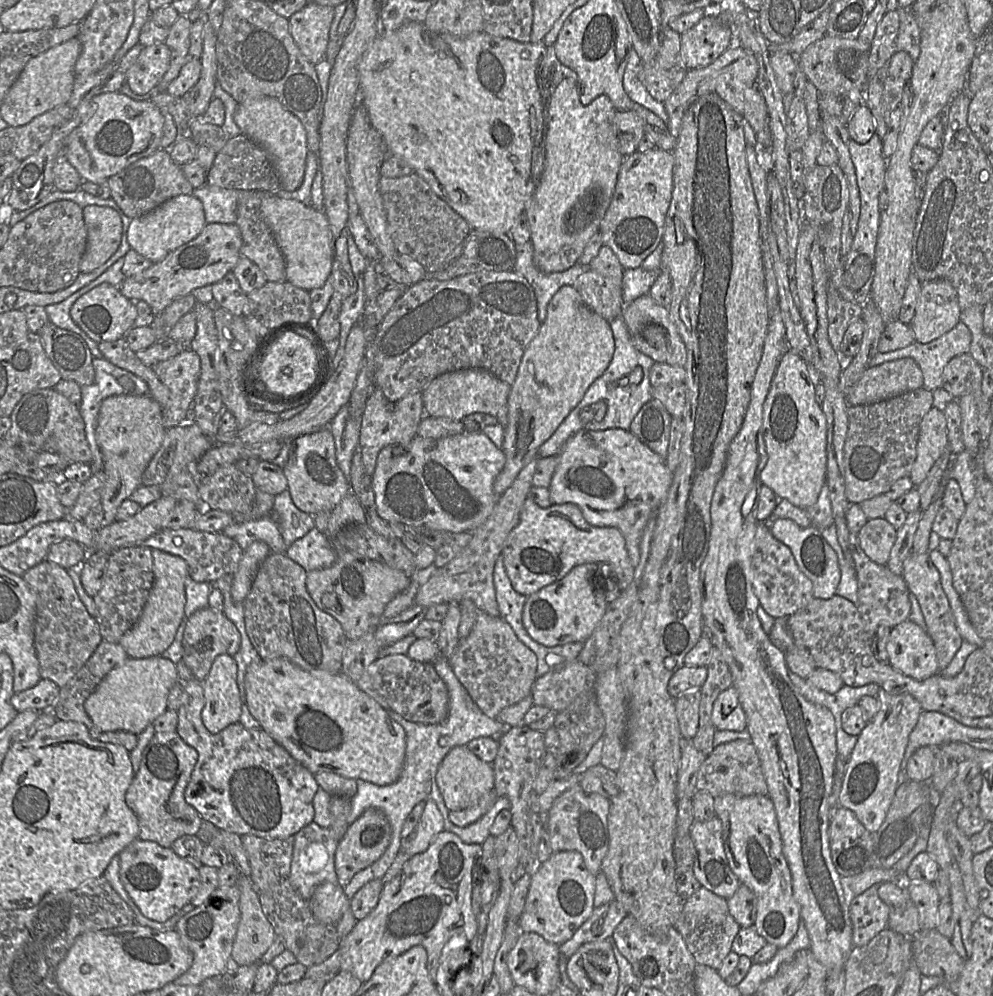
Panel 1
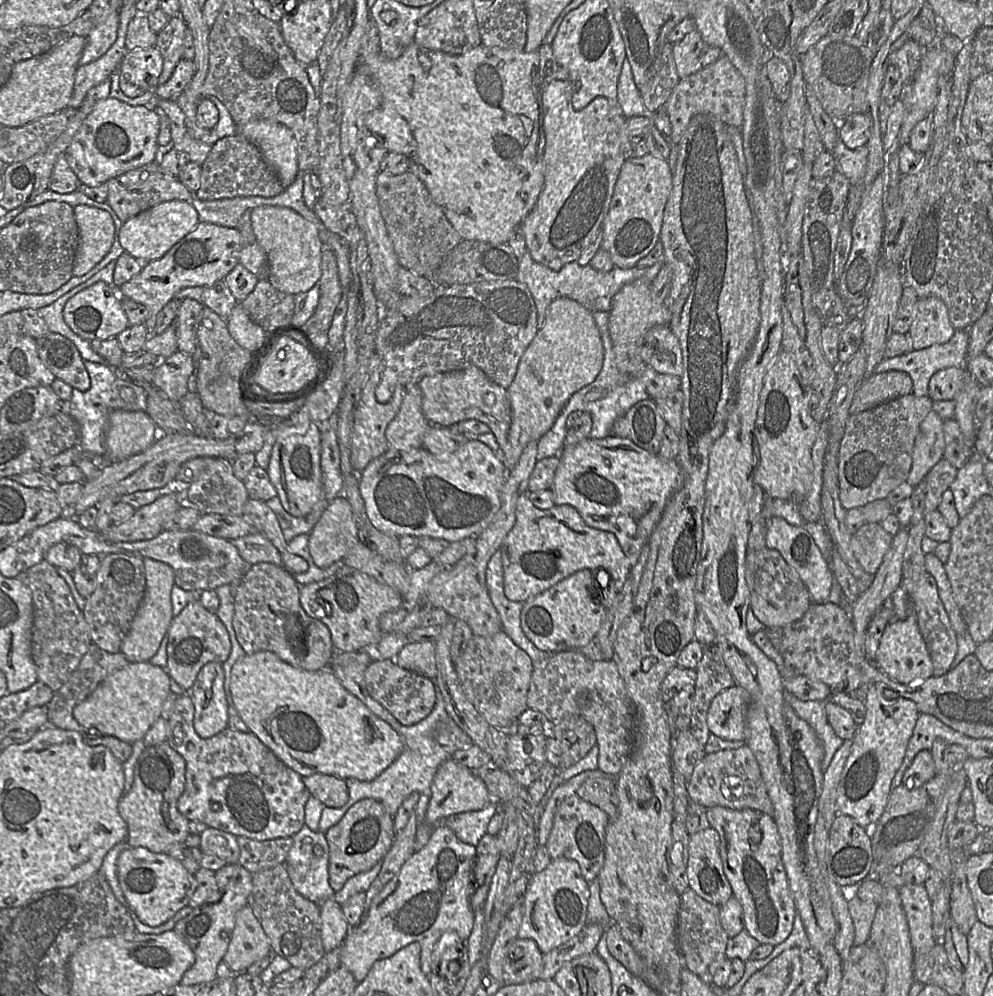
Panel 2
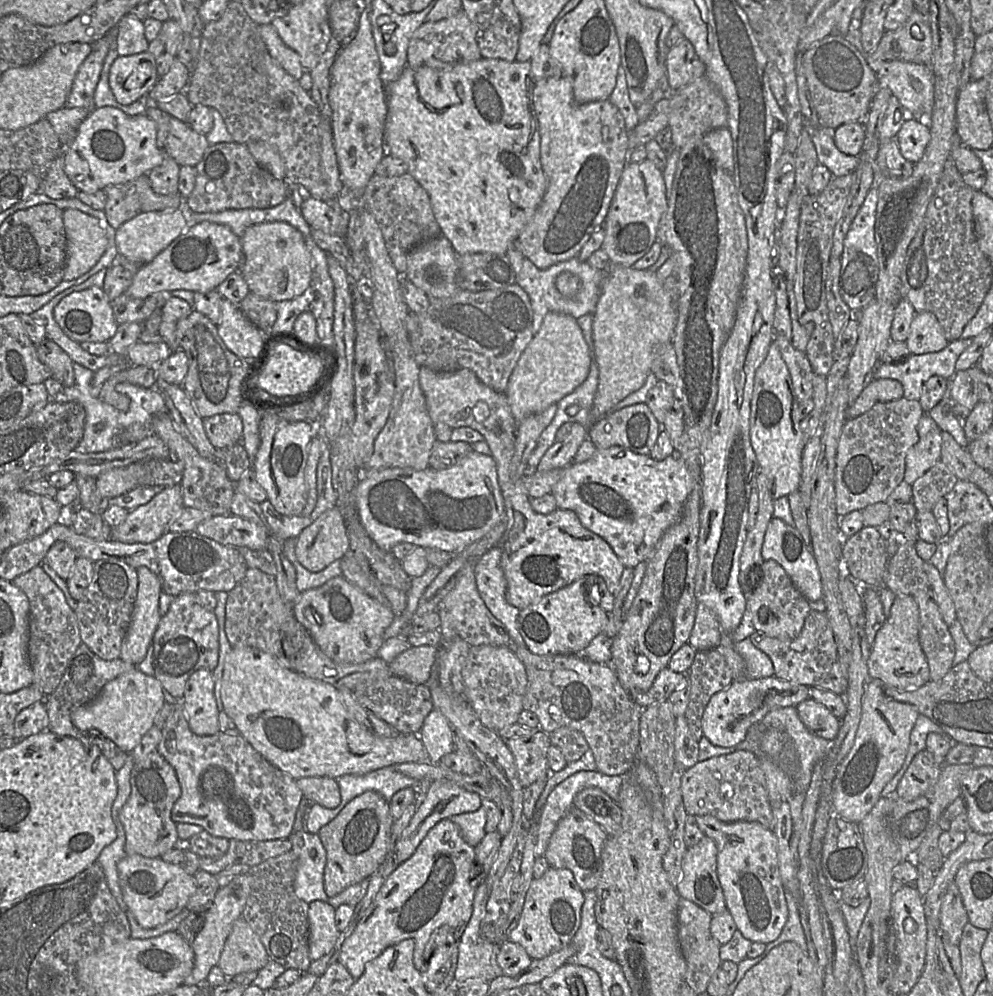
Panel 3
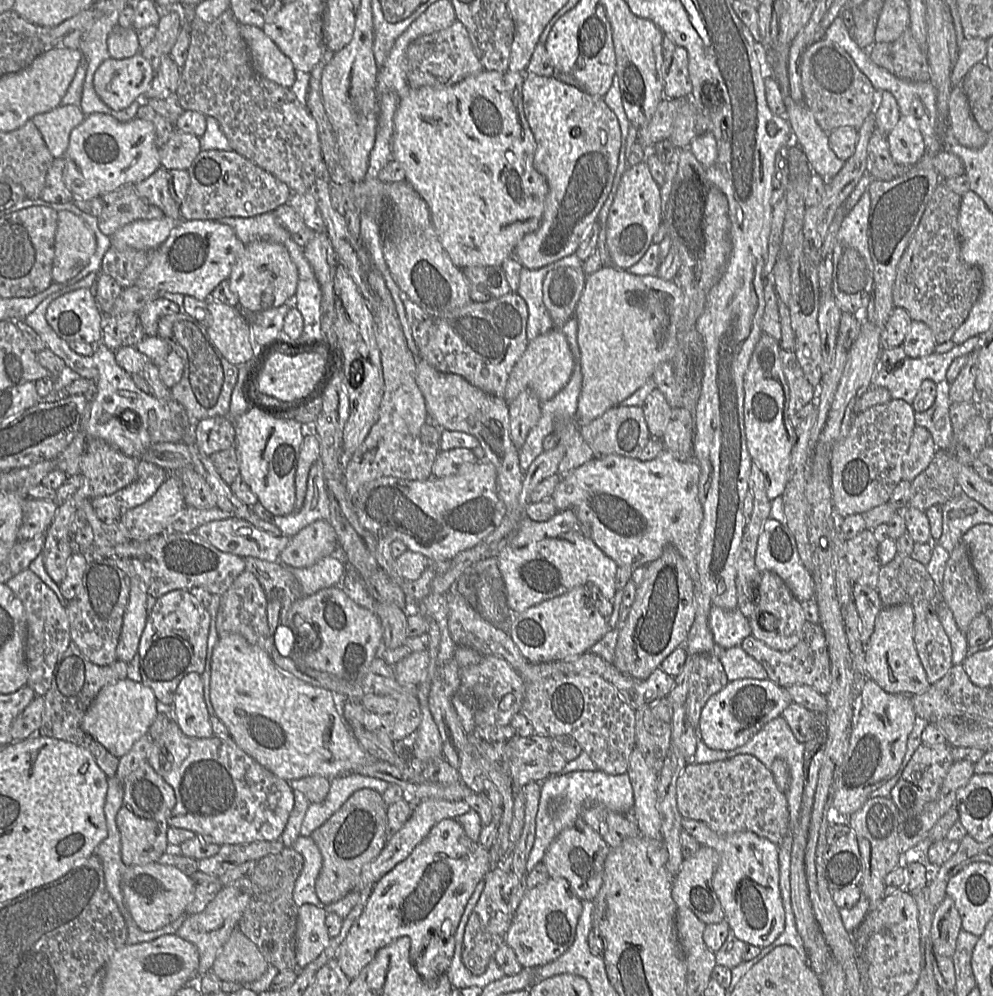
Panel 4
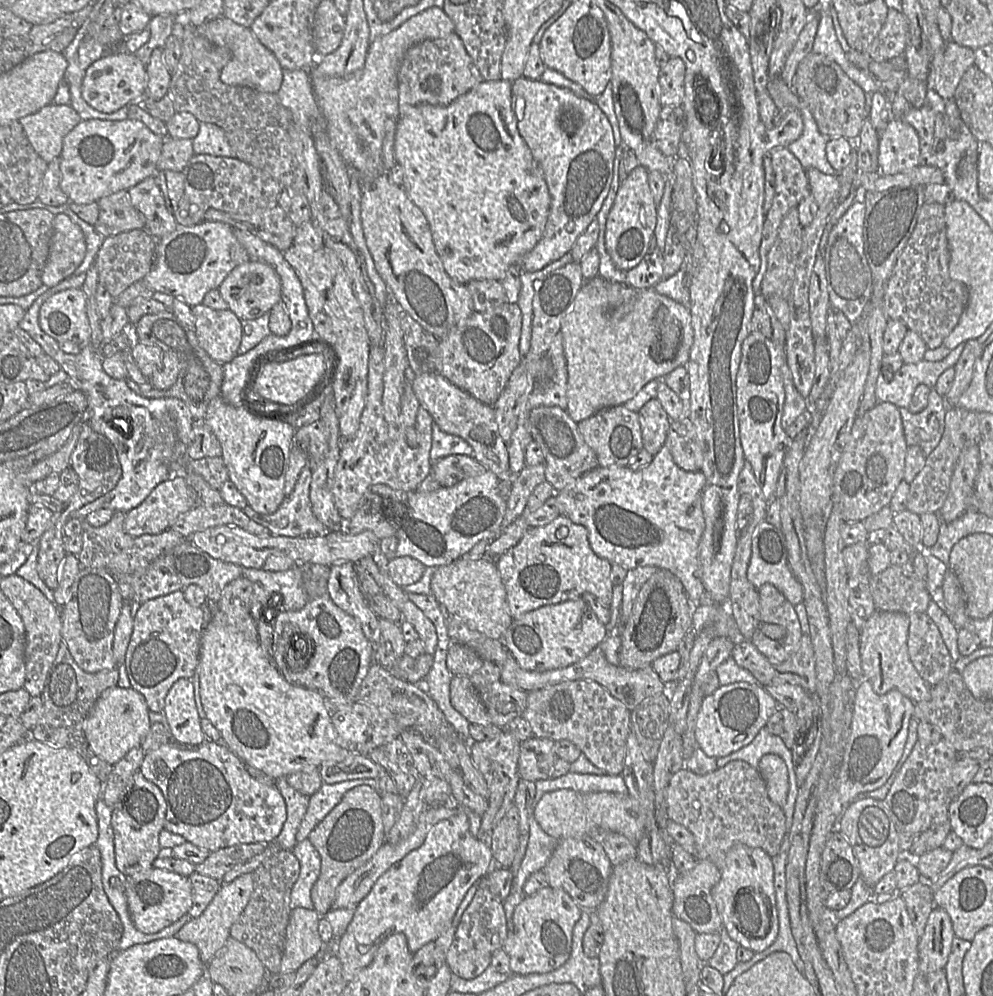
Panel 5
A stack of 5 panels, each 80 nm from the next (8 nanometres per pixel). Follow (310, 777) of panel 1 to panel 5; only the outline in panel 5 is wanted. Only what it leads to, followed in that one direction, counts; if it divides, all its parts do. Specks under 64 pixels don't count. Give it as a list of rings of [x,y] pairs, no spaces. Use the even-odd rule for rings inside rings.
[[[206,740],[204,743],[196,747],[183,746],[177,742],[161,745],[159,748],[145,753],[139,771],[148,781],[159,787],[166,800],[167,809],[164,821],[164,830],[178,834],[184,837],[186,842],[190,842],[195,846],[210,852],[236,846],[238,844],[275,843],[274,841],[281,832],[283,824],[287,818],[285,801],[279,789],[275,785],[267,785],[253,778],[249,774],[245,763],[239,757],[237,757],[225,745],[219,745],[211,740]]]

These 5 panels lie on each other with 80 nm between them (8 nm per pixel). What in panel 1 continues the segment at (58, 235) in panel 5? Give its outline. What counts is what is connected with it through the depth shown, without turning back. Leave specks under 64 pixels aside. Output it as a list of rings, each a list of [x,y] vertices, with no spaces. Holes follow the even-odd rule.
[[[85,206],[83,216],[87,228],[87,246],[80,263],[80,273],[89,273],[118,250],[123,223],[120,212],[108,206]]]

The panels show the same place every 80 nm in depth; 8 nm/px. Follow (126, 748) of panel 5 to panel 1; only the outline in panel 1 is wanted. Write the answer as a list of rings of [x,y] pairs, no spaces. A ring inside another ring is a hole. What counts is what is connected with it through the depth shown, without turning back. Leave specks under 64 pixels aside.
[[[161,656],[128,657],[113,668],[89,695],[84,709],[93,724],[101,731],[127,731],[139,735],[167,709],[168,694],[178,682],[176,663]]]

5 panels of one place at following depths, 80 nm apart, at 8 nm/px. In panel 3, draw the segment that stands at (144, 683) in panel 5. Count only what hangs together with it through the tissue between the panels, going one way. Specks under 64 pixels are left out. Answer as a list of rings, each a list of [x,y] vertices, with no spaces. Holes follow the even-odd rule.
[[[186,592],[175,596],[168,611],[161,616],[147,651],[153,653],[153,674],[164,690],[182,698],[187,680],[196,670],[213,670],[219,660],[219,625],[213,611],[200,604],[196,593]]]

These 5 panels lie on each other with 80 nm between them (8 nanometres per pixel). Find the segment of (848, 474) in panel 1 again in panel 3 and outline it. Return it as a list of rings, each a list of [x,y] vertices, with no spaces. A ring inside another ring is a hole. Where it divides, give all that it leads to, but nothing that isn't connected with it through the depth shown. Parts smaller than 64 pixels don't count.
[[[900,398],[875,404],[857,418],[848,419],[838,441],[835,471],[835,510],[841,518],[846,514],[884,502],[903,481],[906,456],[917,443],[917,426],[926,414],[919,400]]]

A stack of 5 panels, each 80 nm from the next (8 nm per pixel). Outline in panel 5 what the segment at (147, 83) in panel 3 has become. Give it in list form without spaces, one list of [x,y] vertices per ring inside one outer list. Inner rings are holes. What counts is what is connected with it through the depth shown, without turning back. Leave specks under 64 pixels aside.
[[[117,52],[104,55],[87,68],[81,85],[81,95],[97,111],[113,113],[124,106],[137,104],[137,99],[144,96],[146,86],[146,65],[135,53]]]

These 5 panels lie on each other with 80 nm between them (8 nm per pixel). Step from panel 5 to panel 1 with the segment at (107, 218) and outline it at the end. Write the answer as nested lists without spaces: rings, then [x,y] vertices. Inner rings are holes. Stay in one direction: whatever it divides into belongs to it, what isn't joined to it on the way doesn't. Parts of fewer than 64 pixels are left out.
[[[158,149],[153,154],[132,163],[118,174],[108,179],[111,198],[120,211],[134,219],[157,208],[159,205],[179,195],[192,195],[194,190],[185,177],[182,166],[176,164],[169,149]]]

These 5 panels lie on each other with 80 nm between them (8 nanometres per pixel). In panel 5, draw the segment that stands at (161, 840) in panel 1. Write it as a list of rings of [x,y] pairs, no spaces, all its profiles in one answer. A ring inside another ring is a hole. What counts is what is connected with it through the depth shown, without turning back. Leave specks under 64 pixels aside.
[[[139,770],[136,771],[112,808],[115,865],[126,877],[153,867],[161,850],[159,834],[164,829],[166,809],[166,800],[159,787],[148,781]]]

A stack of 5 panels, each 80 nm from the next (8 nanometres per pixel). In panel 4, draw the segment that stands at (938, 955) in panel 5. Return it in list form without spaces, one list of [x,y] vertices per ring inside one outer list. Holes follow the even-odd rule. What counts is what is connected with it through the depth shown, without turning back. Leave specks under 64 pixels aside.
[[[946,896],[935,909],[931,926],[931,940],[935,955],[952,957],[959,932],[961,917],[952,898]]]

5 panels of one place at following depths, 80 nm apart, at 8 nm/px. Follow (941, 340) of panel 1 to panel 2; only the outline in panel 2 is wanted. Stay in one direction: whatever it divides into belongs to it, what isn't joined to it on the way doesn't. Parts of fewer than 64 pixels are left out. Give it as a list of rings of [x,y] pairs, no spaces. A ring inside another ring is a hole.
[[[956,330],[945,343],[882,359],[874,373],[892,370],[906,372],[913,381],[912,393],[916,396],[927,395],[929,381],[936,372],[945,368],[966,366],[969,341],[968,330]]]

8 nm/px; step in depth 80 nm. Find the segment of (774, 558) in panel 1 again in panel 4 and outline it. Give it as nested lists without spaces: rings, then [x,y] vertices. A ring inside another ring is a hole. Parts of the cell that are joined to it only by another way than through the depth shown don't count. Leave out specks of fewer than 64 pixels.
[[[760,572],[761,580],[757,591],[757,601],[755,612],[749,618],[751,634],[754,638],[762,641],[768,647],[785,652],[795,647],[802,636],[802,629],[805,623],[802,603],[799,602],[791,593],[784,581],[774,572]],[[762,615],[772,615],[776,622],[776,630],[766,631],[759,625],[759,618]]]

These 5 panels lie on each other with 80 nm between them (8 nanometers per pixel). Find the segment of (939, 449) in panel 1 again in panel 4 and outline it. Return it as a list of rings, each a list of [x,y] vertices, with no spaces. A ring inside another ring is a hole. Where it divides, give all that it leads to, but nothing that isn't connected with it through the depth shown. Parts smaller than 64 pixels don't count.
[[[916,426],[903,460],[902,479],[912,483],[928,467],[937,450],[929,430]]]

